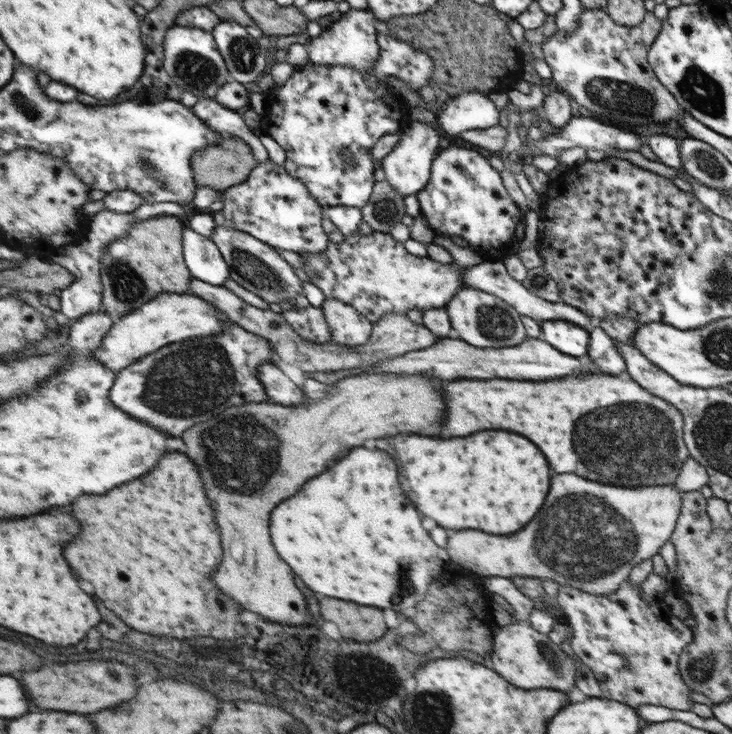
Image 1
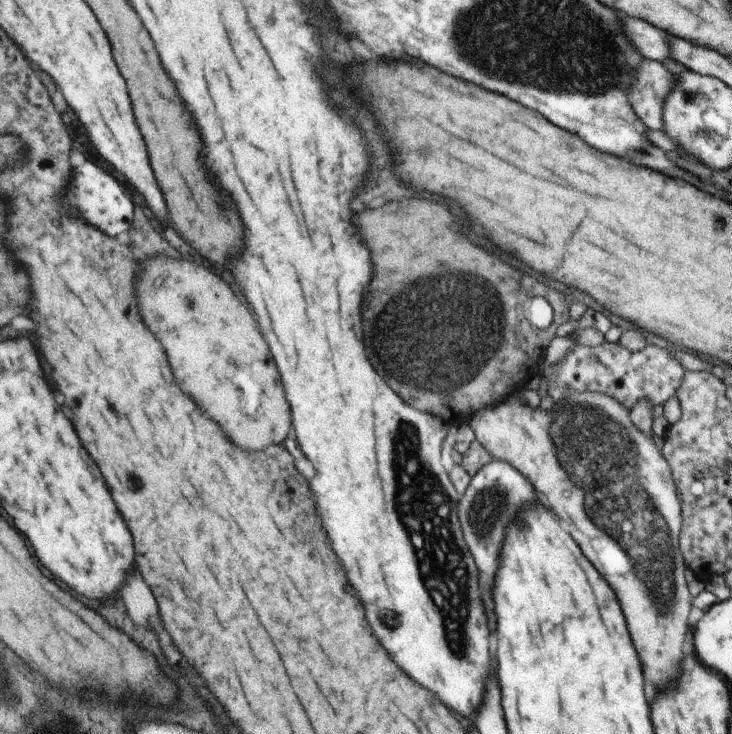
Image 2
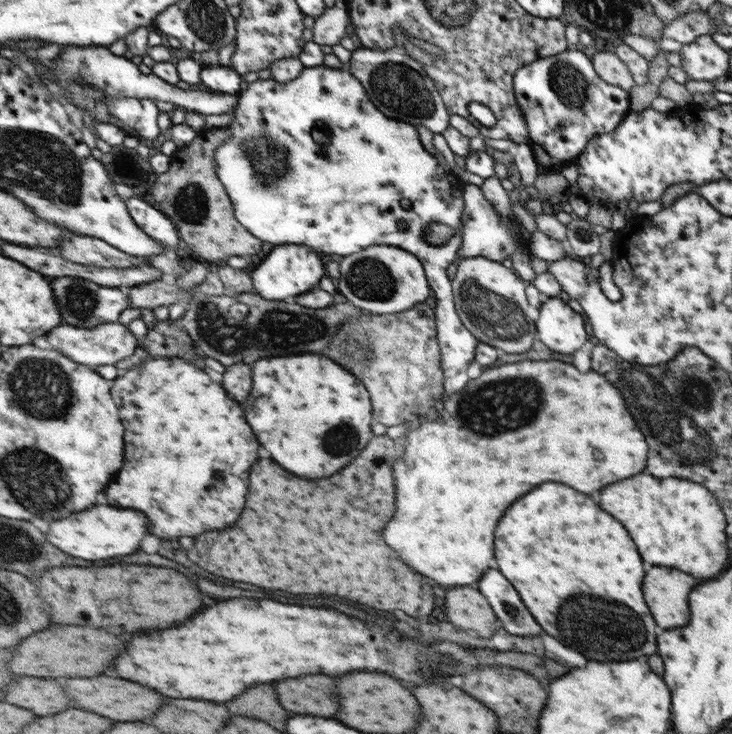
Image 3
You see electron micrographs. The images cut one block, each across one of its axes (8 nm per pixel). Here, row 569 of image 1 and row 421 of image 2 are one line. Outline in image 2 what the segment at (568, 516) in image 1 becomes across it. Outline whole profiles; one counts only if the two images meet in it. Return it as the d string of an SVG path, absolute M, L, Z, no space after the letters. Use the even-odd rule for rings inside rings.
M584 392L573 395L564 403L554 402L551 411L543 411L540 407L529 408L521 404L515 395L511 393L497 404L459 420L466 422L475 441L487 450L491 458L519 468L519 472L523 472L523 476L535 484L537 500L551 508L559 520L563 520L563 528L567 528L567 532L579 540L579 548L587 552L587 560L591 560L591 564L595 564L595 568L599 568L599 572L611 580L615 596L623 600L623 612L627 612L627 624L631 624L635 648L639 648L639 656L643 656L643 672L647 672L647 680L653 684L653 688L667 688L675 684L673 680L677 678L683 644L688 644L690 626L687 619L692 596L687 592L683 574L687 566L683 564L678 544L679 526L682 526L679 502L671 471L661 456L661 448L653 444L652 436L640 434L639 428L635 428L630 420L630 412L614 397Z

